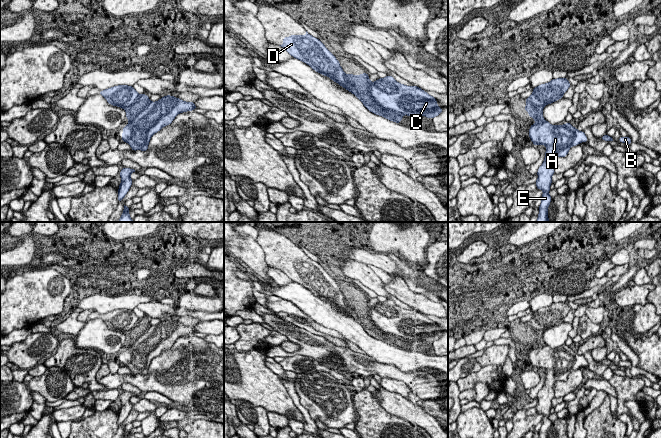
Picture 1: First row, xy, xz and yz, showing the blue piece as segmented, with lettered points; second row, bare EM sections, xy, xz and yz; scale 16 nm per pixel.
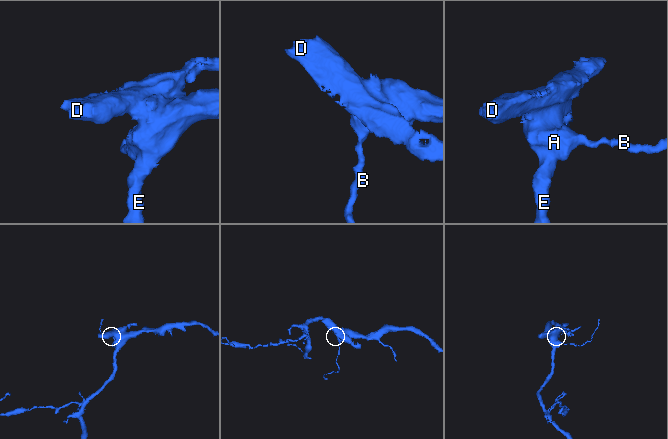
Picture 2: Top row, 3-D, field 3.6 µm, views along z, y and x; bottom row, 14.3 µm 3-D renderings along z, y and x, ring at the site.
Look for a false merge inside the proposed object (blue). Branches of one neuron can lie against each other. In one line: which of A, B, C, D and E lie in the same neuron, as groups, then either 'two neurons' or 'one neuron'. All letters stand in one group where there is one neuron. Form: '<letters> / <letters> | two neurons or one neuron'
A B C E / D | two neurons

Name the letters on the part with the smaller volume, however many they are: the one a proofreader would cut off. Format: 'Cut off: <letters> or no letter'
Cut off: D

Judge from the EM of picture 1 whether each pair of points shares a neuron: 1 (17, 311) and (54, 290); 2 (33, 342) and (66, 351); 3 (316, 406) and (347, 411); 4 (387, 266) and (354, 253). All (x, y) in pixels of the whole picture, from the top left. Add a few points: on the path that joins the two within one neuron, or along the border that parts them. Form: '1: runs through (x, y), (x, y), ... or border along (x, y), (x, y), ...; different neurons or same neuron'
1: runs through (26, 302), (35, 294), (45, 291); same neuron
2: border along (59, 342), (53, 353); different neurons
3: runs through (324, 410), (339, 411); same neuron
4: runs through (379, 260), (370, 259), (362, 255); same neuron

